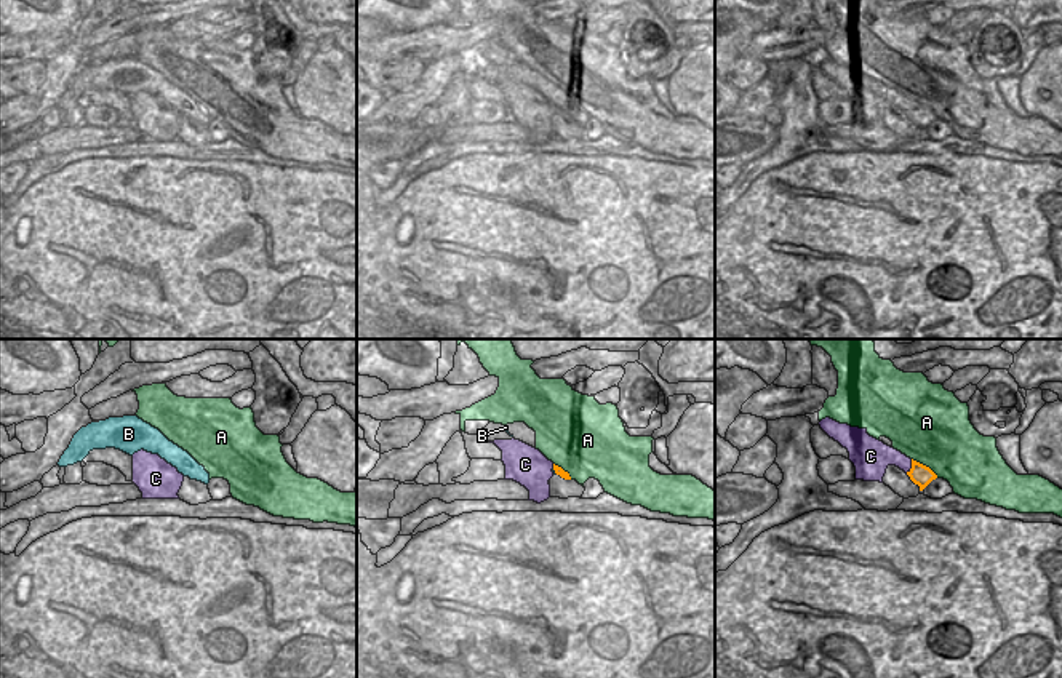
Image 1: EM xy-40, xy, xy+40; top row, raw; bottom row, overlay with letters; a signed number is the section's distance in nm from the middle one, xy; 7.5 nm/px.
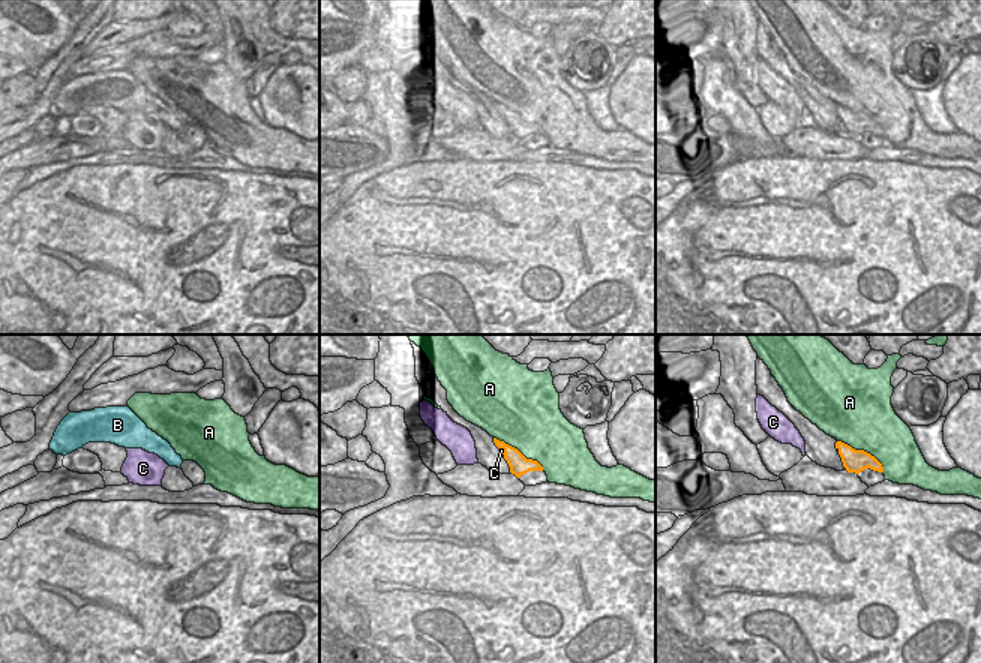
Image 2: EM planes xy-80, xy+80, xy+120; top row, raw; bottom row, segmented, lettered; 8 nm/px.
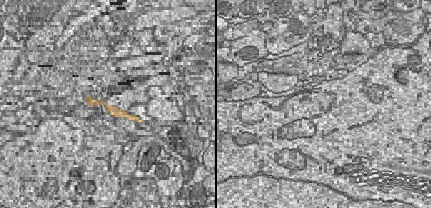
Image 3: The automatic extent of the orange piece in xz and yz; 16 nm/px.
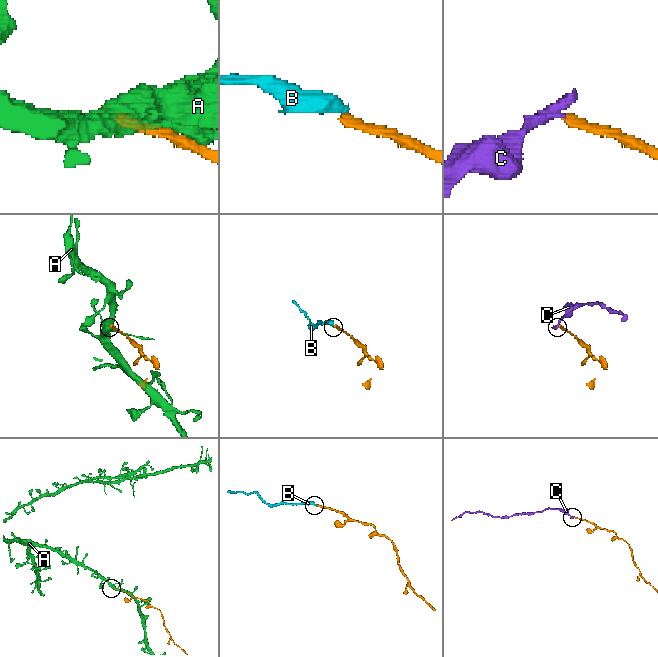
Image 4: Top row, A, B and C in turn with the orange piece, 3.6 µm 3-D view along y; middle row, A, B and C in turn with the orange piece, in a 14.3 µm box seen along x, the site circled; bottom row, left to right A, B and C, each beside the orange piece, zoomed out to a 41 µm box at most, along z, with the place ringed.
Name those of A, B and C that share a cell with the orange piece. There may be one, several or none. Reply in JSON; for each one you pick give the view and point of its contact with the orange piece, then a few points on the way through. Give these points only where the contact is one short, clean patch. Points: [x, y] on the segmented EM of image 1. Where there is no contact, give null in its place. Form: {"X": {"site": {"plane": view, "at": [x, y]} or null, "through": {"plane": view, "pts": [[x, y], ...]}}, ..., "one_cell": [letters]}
{"B": {"site": {"plane": "xy", "at": [554, 469]}}, "one_cell": ["B"]}

